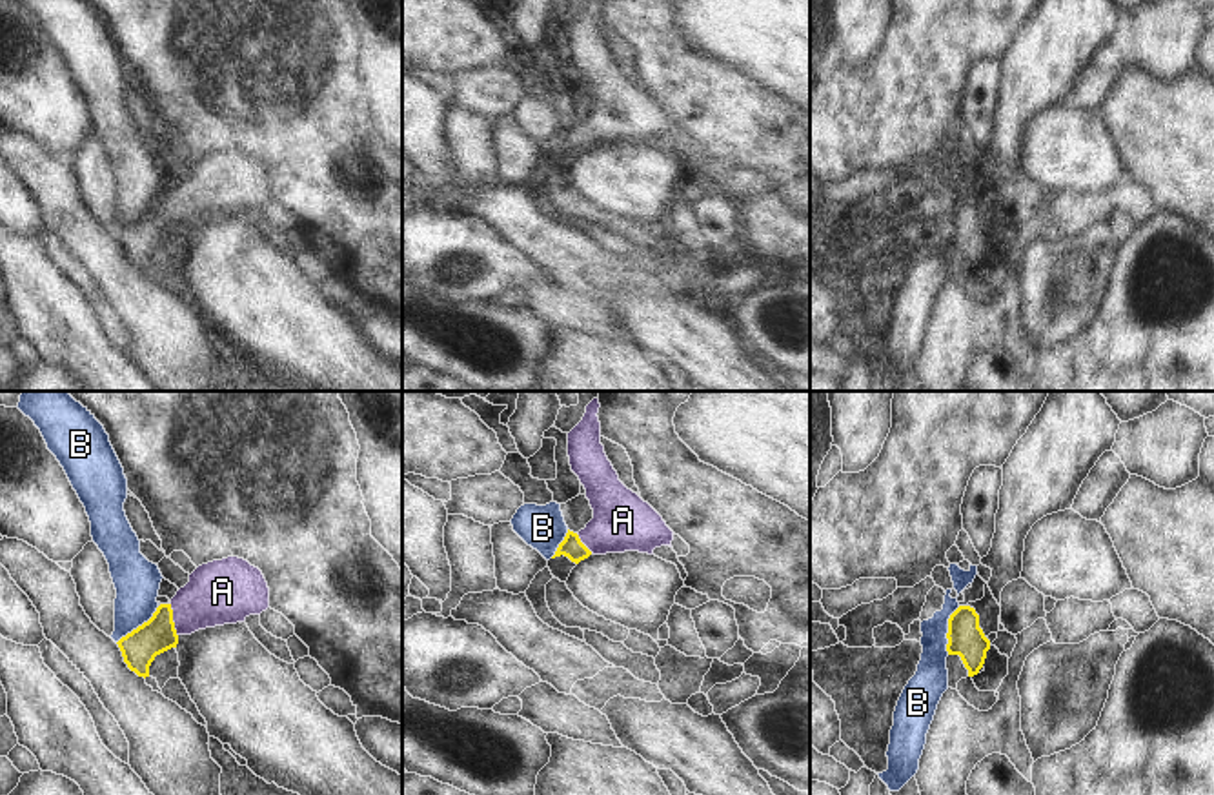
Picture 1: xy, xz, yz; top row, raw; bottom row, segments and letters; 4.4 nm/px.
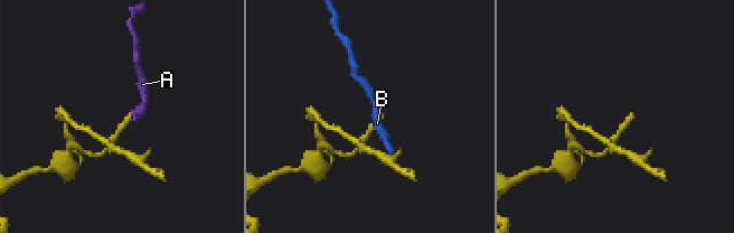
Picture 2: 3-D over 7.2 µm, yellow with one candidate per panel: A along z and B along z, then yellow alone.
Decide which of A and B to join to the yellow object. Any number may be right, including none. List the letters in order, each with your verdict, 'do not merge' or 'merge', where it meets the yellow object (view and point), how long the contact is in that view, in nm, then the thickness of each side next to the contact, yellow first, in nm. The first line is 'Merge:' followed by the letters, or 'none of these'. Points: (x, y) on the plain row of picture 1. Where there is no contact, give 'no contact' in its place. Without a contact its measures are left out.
Merge: A
A: merge | xy (171, 211) | 160 nm | 160/280 nm
B: do not merge | yz (949, 222) | 220 nm | 160/160 nm

